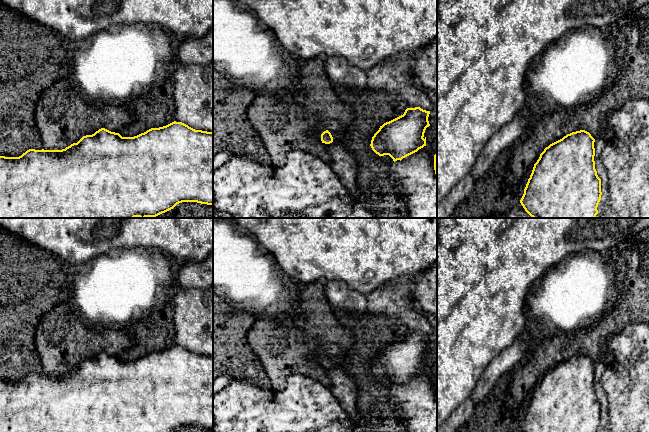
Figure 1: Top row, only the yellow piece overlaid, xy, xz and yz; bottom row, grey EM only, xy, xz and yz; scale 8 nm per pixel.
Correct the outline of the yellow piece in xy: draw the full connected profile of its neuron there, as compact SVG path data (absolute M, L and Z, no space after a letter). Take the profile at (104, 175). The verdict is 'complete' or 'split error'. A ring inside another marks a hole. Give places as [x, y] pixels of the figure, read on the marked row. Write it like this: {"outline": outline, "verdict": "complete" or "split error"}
{"outline": "M174 121L163 127L151 128L134 137L122 137L119 133L101 128L92 135L83 136L77 143L73 143L62 150L29 149L19 157L0 156L0 218L146 218L156 217L173 209L177 204L182 202L197 202L213 205L213 132L195 130L182 122Z", "verdict": "complete"}

